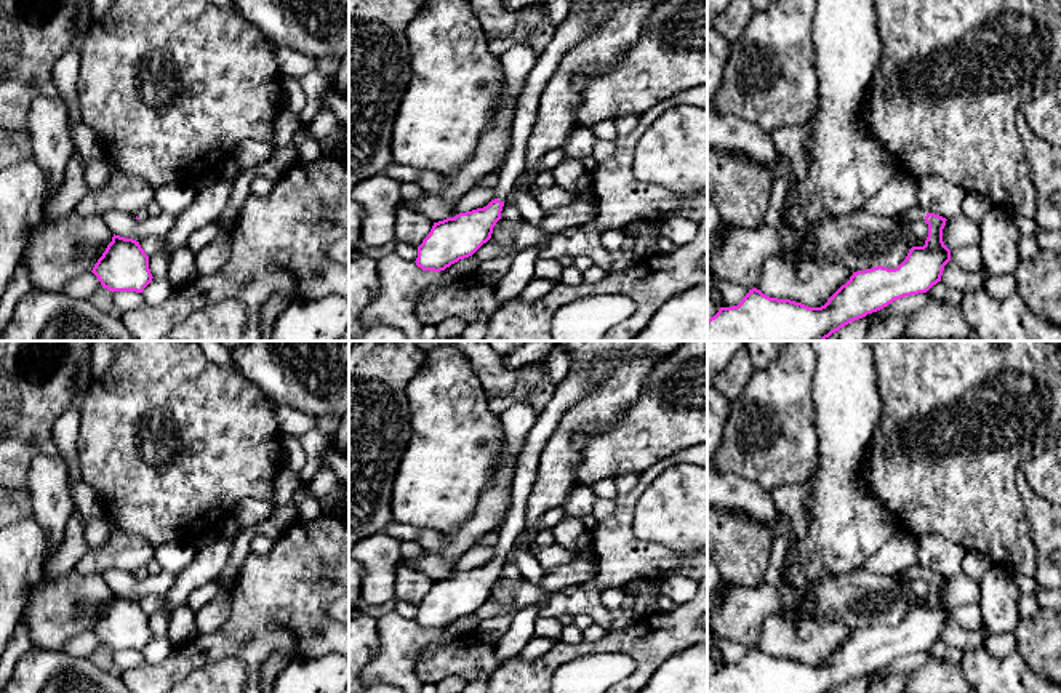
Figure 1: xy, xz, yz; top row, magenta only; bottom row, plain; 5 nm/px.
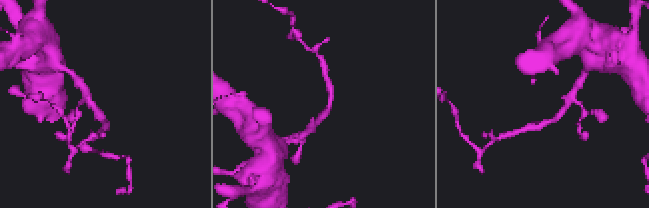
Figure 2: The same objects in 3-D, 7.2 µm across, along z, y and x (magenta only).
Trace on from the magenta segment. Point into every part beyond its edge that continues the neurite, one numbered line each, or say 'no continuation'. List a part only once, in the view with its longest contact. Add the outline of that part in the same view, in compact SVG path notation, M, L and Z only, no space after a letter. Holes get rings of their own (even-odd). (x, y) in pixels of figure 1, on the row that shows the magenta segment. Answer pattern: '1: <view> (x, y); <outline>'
1: xz (576, 26); M597 0L587 10L570 13L568 18L555 27L552 42L539 54L520 93L512 122L510 154L491 181L498 200L504 202L504 198L514 192L514 187L525 170L526 144L538 118L539 99L560 59L578 42L610 18L616 2L618 0Z

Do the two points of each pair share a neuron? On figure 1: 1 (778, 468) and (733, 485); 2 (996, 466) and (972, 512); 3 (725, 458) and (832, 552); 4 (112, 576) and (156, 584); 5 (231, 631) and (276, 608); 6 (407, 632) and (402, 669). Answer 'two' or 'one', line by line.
1: two
2: one
3: two
4: one
5: one
6: one

